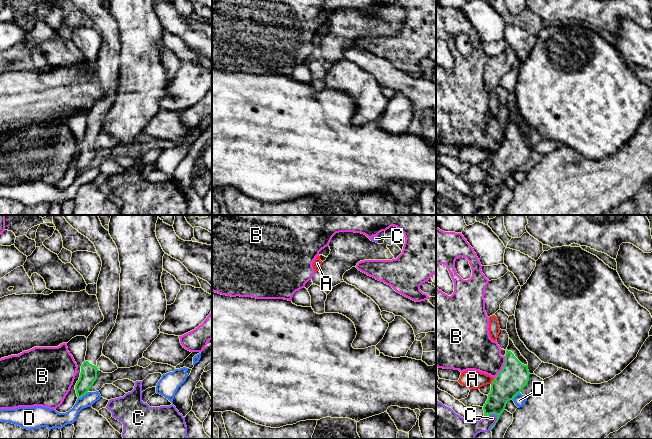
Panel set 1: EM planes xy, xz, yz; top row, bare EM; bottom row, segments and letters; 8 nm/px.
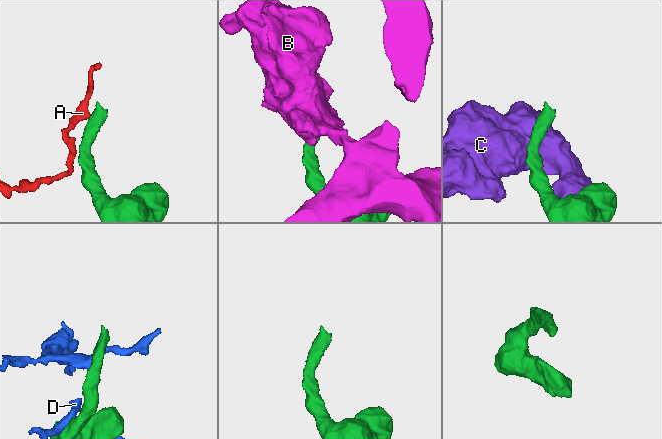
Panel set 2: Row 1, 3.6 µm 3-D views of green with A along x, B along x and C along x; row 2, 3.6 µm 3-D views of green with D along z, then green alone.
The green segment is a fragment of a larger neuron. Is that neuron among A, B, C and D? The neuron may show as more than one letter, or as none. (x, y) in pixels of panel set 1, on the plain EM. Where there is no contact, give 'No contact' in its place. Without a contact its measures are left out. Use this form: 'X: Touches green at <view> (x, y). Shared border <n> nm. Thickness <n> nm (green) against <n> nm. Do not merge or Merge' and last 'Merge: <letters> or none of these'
A: Touches green at yz (492, 157). Shared border 60 nm. Thickness 240 nm (green) against 150 nm. Do not merge
B: Touches green at yz (503, 143). Shared border 200 nm. Thickness 240 nm (green) against 300 nm. Do not merge
C: Touches green at yz (496, 198). Shared border 160 nm. Thickness 180 nm (green) against 160 nm. Do not merge
D: Touches green at xy (83, 171). Shared border 100 nm. Thickness 140 nm (green) against 100 nm. Do not merge
Merge: none of these

